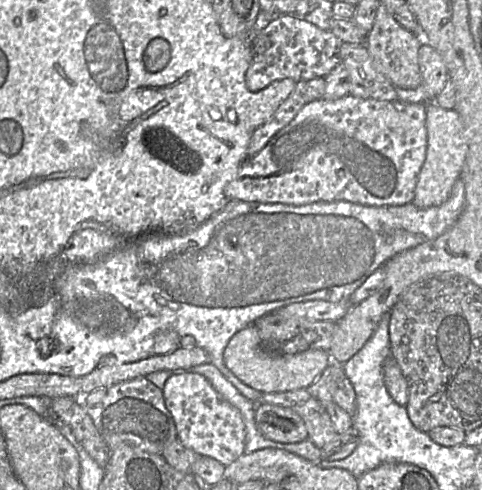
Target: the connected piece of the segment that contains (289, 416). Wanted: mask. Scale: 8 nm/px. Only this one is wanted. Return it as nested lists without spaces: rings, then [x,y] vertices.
[[[257,404],[255,423],[267,439],[280,443],[297,443],[308,439],[303,419],[288,407]]]

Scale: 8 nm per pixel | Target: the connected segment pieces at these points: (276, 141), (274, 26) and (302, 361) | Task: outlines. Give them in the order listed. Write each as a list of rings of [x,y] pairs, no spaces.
[[[346,95],[337,99],[315,99],[305,104],[293,120],[279,130],[257,154],[243,162],[235,178],[226,185],[224,194],[229,200],[255,203],[283,203],[296,206],[334,201],[347,201],[374,207],[400,206],[410,203],[414,199],[419,173],[427,151],[426,105],[424,103],[364,99],[352,95]]]
[[[296,13],[277,16],[252,36],[252,59],[245,76],[246,85],[250,91],[258,91],[286,78],[297,83],[324,77],[340,63],[342,43],[329,30],[318,28]]]
[[[254,326],[237,332],[223,354],[227,368],[242,382],[262,393],[275,393],[308,388],[331,362],[328,352],[311,349],[294,355],[274,354],[264,350]]]

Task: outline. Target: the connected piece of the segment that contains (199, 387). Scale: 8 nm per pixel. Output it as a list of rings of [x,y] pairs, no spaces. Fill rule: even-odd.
[[[189,370],[174,373],[166,381],[163,395],[175,422],[178,439],[185,447],[224,466],[245,453],[246,429],[239,410],[223,400],[203,375]]]

